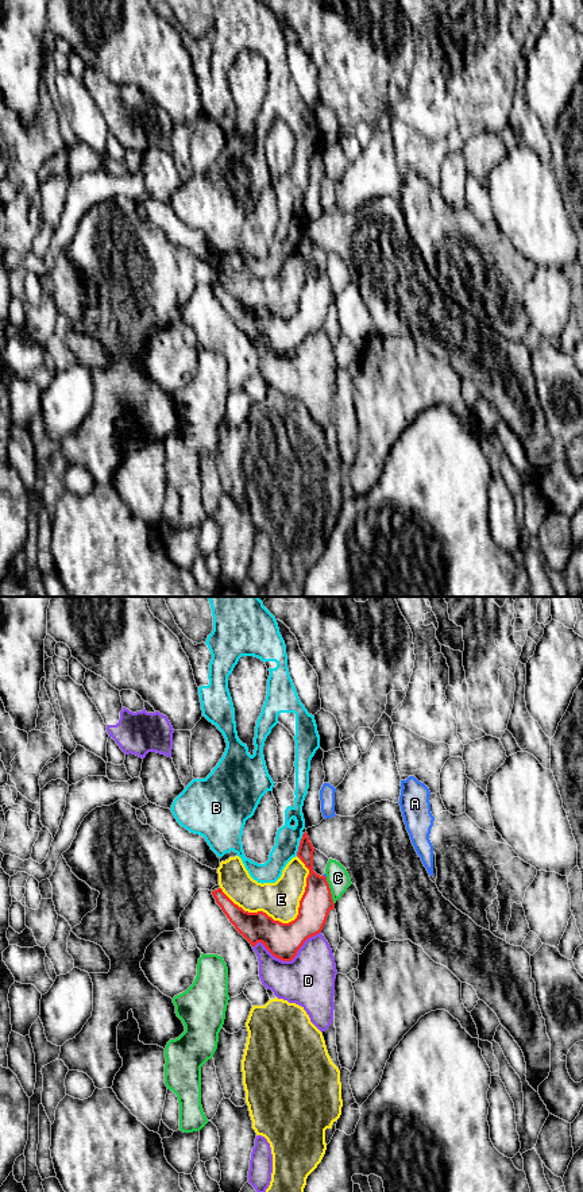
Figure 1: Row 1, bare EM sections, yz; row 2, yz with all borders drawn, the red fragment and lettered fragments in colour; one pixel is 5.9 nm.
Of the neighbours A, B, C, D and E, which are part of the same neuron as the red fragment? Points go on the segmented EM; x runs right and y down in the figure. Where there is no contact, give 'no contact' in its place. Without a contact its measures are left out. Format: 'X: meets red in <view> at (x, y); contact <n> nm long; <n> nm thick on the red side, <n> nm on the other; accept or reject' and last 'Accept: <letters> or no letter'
A: meets red in yz at (324, 876); contact 30 nm long; 190 nm thick on the red side, 20 nm on the other; reject
B: meets red in yz at (298, 849); contact 80 nm long; 130 nm thick on the red side, 140 nm on the other; reject
C: meets red in yz at (329, 891); contact 170 nm long; 190 nm thick on the red side, 140 nm on the other; reject
D: meets red in yz at (288, 960); contact 420 nm long; 200 nm thick on the red side, 320 nm on the other; reject
E: meets red in yz at (281, 922); contact 550 nm long; 200 nm thick on the red side, 220 nm on the other; reject
Accept: no letter

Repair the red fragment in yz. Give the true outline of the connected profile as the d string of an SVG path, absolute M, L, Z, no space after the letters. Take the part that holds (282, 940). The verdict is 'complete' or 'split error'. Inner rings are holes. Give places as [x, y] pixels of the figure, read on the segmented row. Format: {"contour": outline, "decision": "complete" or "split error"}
{"contour": "M308 833L302 834L297 856L309 869L305 892L300 900L298 915L289 923L274 921L263 911L248 913L235 904L221 888L212 891L216 903L229 922L251 946L262 942L265 948L282 961L292 961L304 942L318 934L335 909L327 877L313 871L314 848Z", "decision": "complete"}

